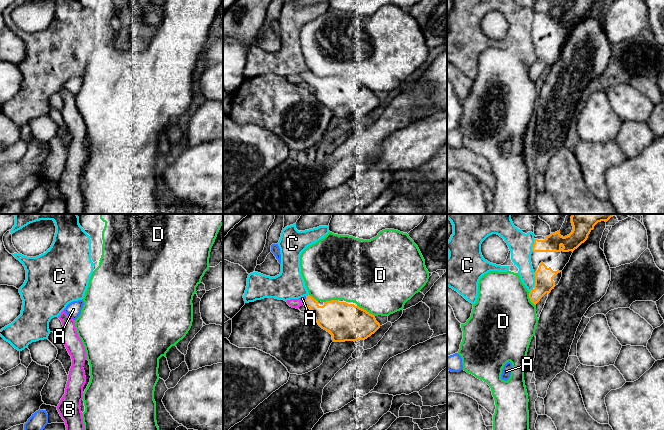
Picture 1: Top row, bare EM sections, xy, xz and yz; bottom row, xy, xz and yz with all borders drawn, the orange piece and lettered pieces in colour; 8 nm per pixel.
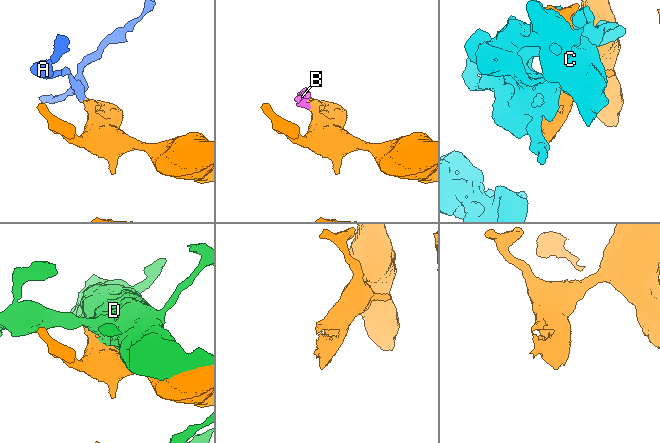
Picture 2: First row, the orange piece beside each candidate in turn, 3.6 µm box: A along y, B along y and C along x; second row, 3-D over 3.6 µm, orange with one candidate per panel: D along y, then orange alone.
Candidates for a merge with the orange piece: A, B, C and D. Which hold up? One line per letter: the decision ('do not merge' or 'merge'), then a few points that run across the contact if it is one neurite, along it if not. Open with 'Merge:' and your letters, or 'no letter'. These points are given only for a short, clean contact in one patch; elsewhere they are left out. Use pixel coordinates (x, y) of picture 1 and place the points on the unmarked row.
Merge: A
A: merge | xz (331, 92), (323, 91), (305, 75), (302, 74)
B: do not merge
C: do not merge
D: do not merge

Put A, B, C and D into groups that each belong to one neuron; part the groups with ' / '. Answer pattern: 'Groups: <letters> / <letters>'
Groups: A / B / C / D

